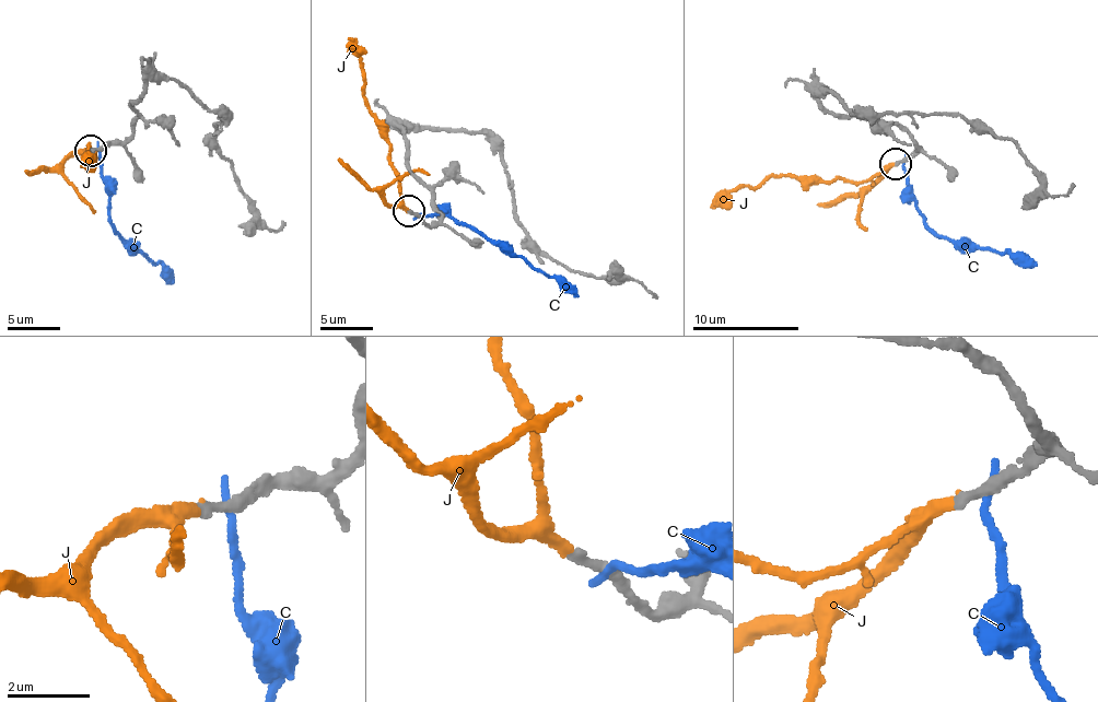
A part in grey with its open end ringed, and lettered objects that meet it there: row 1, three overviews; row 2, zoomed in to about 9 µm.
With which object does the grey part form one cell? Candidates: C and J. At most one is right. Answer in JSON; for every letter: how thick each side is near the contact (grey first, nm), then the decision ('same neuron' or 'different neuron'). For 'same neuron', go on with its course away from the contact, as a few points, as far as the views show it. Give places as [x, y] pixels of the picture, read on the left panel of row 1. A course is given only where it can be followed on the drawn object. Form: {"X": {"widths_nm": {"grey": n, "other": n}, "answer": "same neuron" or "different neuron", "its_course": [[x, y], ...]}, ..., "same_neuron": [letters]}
{"C": {"widths_nm": {"grey": 360, "other": 220}, "answer": "different neuron"}, "J": {"widths_nm": {"grey": 260, "other": 220}, "answer": "same neuron", "its_course": [[91, 150], [84, 163], [96, 156], [89, 145], [91, 153], [96, 152], [82, 165]]}, "same_neuron": ["J"]}

